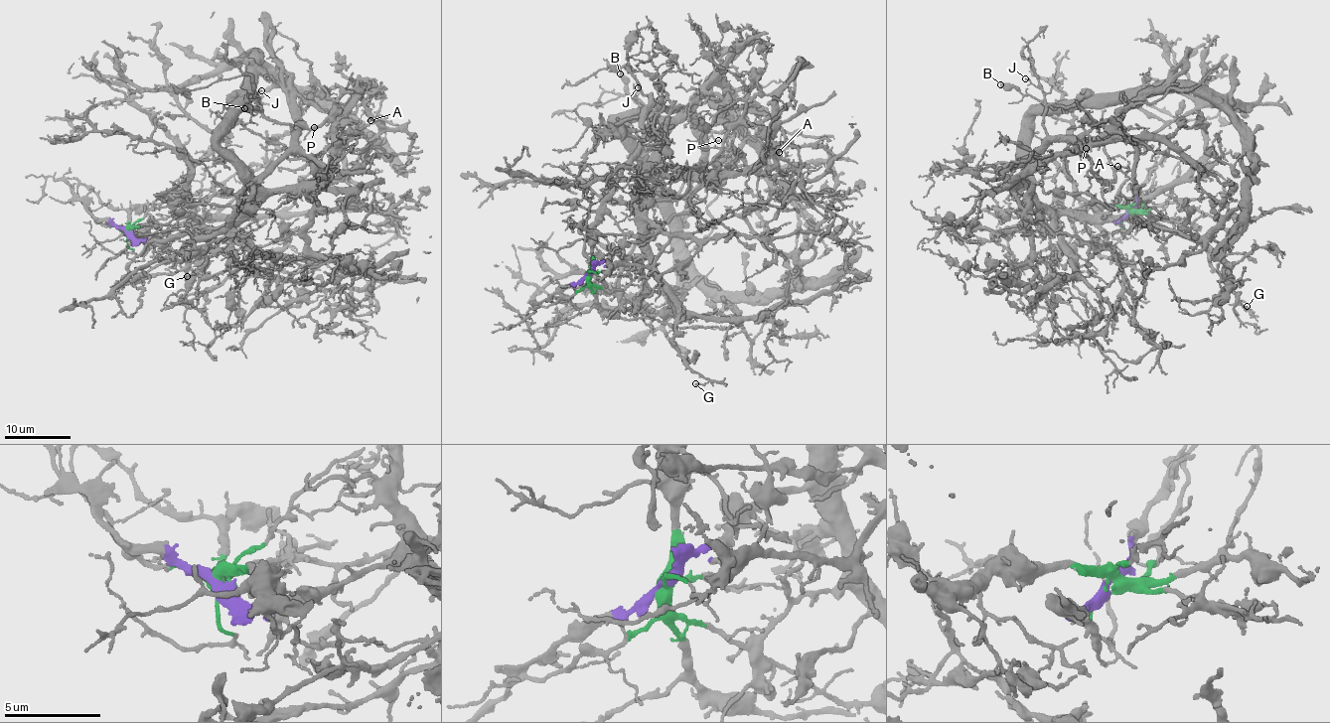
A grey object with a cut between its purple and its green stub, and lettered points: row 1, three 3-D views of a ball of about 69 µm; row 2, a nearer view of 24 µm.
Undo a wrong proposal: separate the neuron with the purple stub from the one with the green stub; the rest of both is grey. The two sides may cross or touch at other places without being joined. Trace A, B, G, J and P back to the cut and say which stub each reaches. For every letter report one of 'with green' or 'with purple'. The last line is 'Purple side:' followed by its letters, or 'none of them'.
A: with purple
B: with green
G: with purple
J: with green
P: with green
Purple side: A, G

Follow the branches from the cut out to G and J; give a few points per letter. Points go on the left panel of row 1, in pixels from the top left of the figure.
G: (127, 232), (153, 237), (185, 226), (190, 216), (203, 217), (184, 244), (186, 263), (200, 275), (187, 275)
J: (127, 231), (137, 226), (165, 242), (226, 226), (292, 139), (287, 124), (262, 114), (254, 95), (261, 89)

